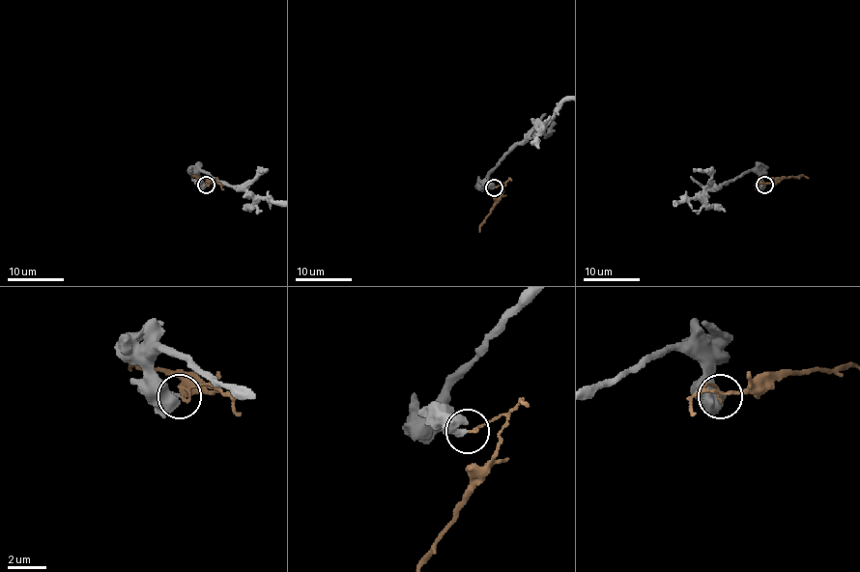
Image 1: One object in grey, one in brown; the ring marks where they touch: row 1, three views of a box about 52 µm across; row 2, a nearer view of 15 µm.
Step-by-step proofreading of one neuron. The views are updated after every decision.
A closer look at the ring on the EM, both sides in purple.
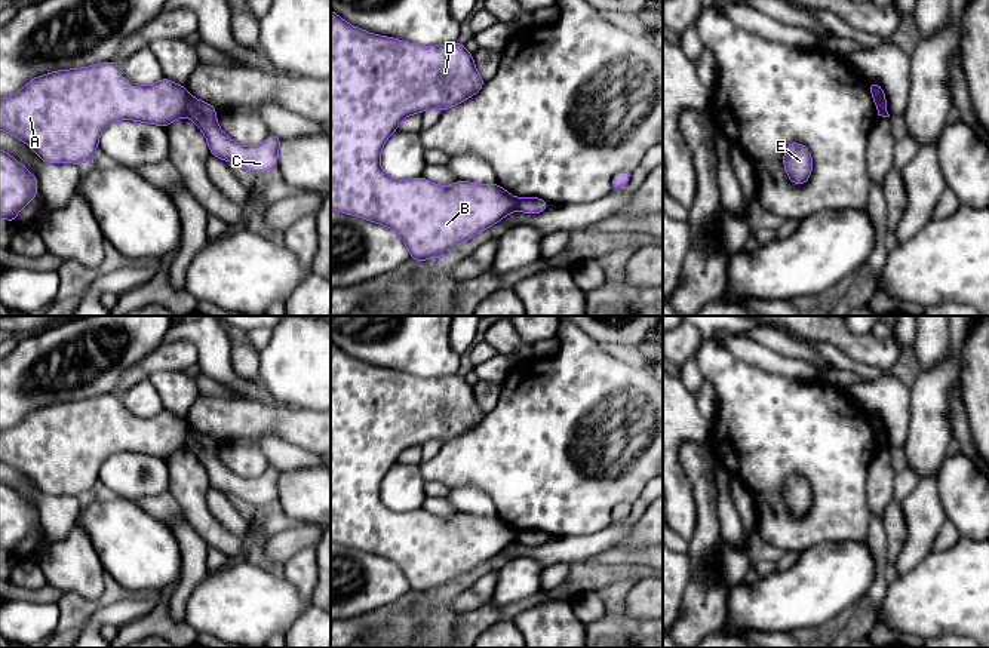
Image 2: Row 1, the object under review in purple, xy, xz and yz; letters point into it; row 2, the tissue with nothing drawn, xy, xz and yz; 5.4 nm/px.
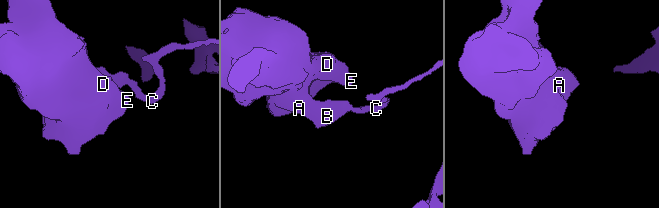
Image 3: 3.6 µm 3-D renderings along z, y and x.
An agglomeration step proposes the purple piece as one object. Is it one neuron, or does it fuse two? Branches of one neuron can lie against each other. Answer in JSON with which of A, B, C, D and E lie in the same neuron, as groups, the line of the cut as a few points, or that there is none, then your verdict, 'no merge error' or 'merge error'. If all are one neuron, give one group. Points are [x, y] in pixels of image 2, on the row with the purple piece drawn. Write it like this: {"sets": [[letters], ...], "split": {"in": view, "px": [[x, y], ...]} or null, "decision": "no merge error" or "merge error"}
{"sets": [["A", "B", "D", "E"], ["C"]], "split": {"in": "xy", "px": [[190, 97], [184, 114]]}, "decision": "merge error"}

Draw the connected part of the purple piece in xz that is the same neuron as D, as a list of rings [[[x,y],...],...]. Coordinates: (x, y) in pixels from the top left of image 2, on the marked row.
[[[331,10],[331,209],[391,228],[405,242],[411,258],[418,262],[433,257],[445,258],[457,245],[516,211],[519,199],[498,184],[458,179],[449,187],[442,187],[423,176],[393,179],[380,165],[384,144],[405,117],[434,107],[443,111],[452,108],[476,95],[483,85],[473,53],[458,42],[418,46],[359,30]]]

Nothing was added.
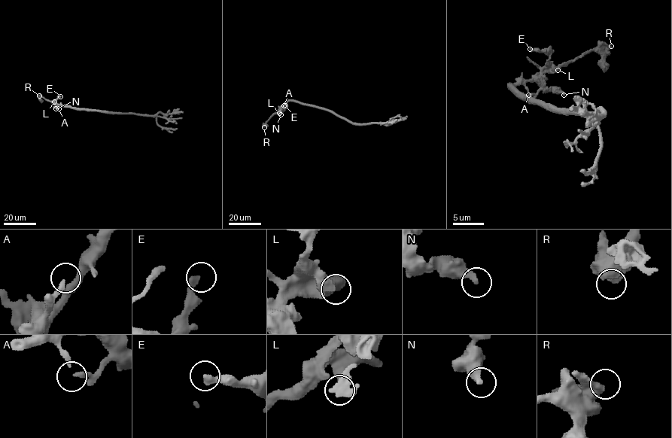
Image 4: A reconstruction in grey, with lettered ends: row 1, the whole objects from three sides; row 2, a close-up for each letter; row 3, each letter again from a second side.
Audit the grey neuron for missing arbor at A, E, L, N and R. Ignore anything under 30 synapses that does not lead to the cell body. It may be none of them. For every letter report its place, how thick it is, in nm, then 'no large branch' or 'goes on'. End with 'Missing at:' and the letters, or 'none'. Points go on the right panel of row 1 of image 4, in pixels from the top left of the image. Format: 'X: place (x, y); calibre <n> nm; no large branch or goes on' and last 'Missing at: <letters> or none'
A: place (528, 95); calibre 240 nm; no large branch
E: place (530, 49); calibre 320 nm; no large branch
L: place (557, 70); calibre 440 nm; no large branch
N: place (564, 95); calibre 360 nm; no large branch
R: place (611, 46); calibre 440 nm; no large branch
Missing at: none

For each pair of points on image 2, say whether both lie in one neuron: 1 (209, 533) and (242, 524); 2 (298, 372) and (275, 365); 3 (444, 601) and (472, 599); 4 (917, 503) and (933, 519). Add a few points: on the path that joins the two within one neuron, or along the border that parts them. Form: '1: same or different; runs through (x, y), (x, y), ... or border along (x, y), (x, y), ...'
1: different; border along (206, 500), (206, 509), (226, 528), (243, 539)
2: same; runs through (292, 367), (280, 365)
3: same; runs through (451, 601), (464, 601)
4: same; runs through (921, 507), (928, 515)

